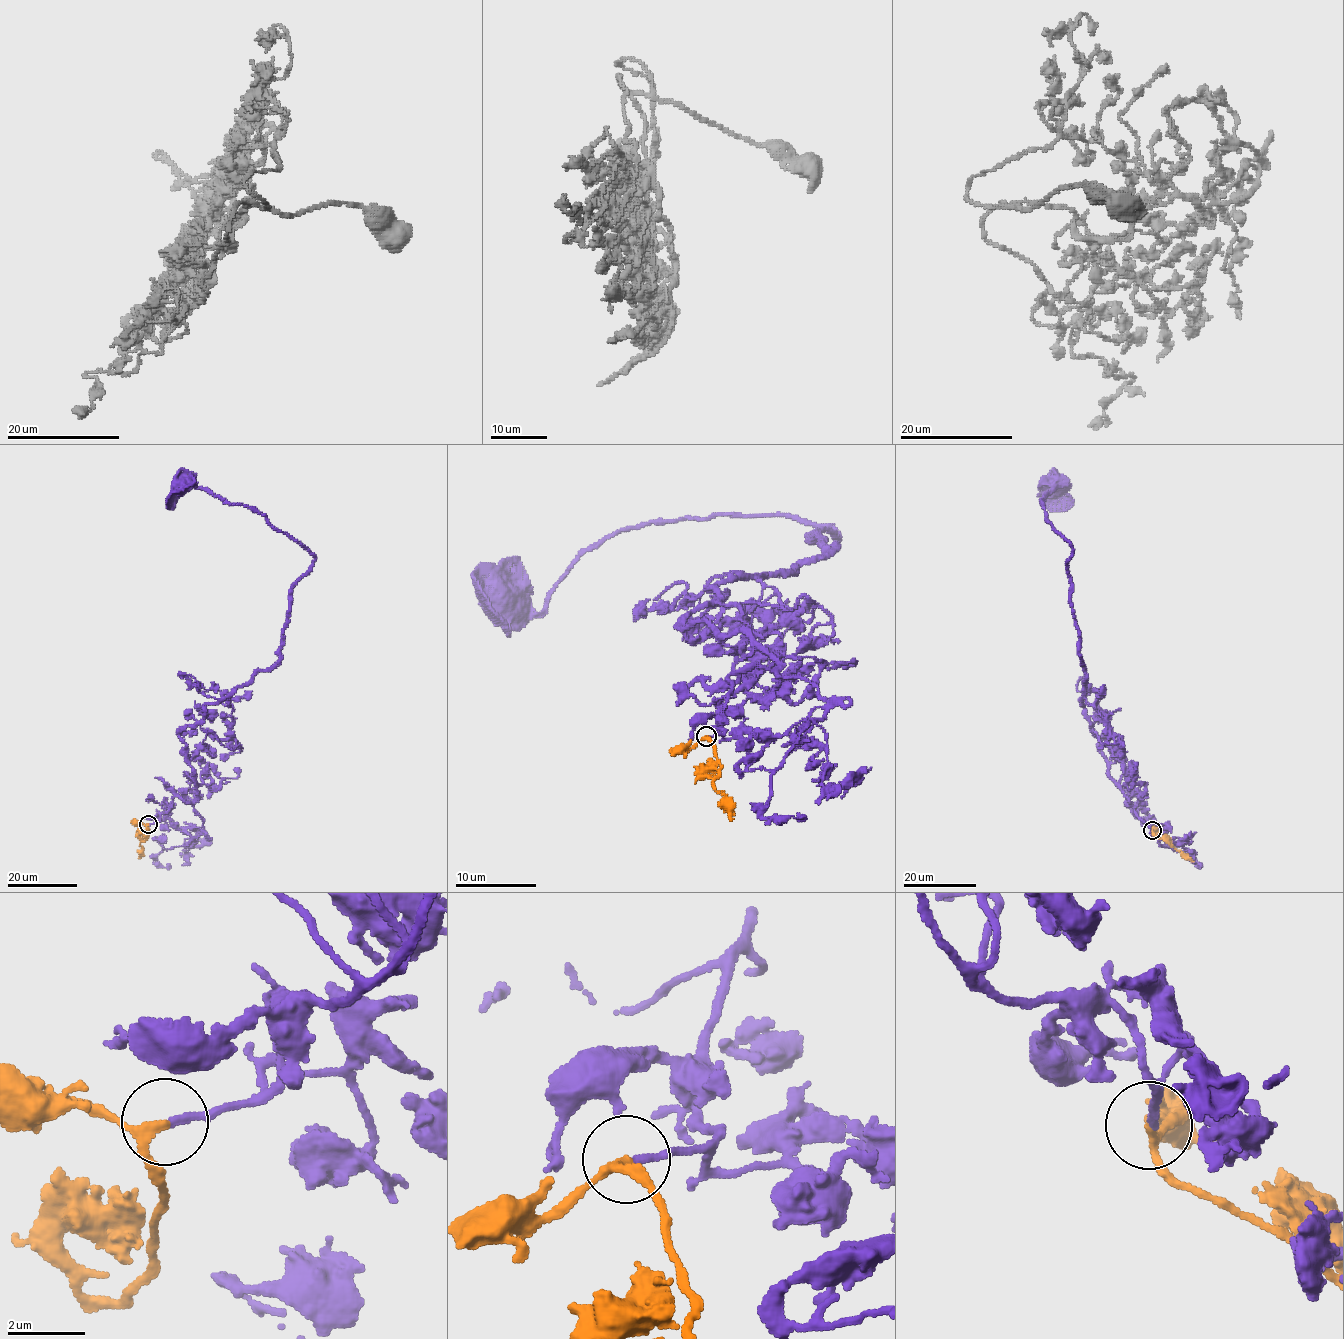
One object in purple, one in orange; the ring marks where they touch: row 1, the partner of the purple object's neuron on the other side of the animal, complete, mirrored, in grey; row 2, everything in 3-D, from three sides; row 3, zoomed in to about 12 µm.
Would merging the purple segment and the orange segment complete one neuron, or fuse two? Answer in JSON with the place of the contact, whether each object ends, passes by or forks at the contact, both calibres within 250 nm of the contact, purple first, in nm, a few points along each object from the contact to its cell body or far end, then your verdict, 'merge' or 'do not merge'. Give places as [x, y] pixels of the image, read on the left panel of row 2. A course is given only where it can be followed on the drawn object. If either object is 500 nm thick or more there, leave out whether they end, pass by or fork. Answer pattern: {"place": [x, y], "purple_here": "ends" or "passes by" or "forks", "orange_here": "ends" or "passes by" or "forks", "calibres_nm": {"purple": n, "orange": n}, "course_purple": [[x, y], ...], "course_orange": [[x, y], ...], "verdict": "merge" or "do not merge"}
{"place": [148, 824], "purple_here": "ends", "orange_here": "passes by", "calibres_nm": {"purple": 190, "orange": 200}, "course_purple": [[149, 824], [175, 796], [196, 798], [179, 735], [278, 661], [290, 590], [314, 557], [243, 505], [177, 487]], "course_orange": [[149, 824], [147, 838], [140, 844], [142, 849], [139, 857]], "verdict": "merge"}

